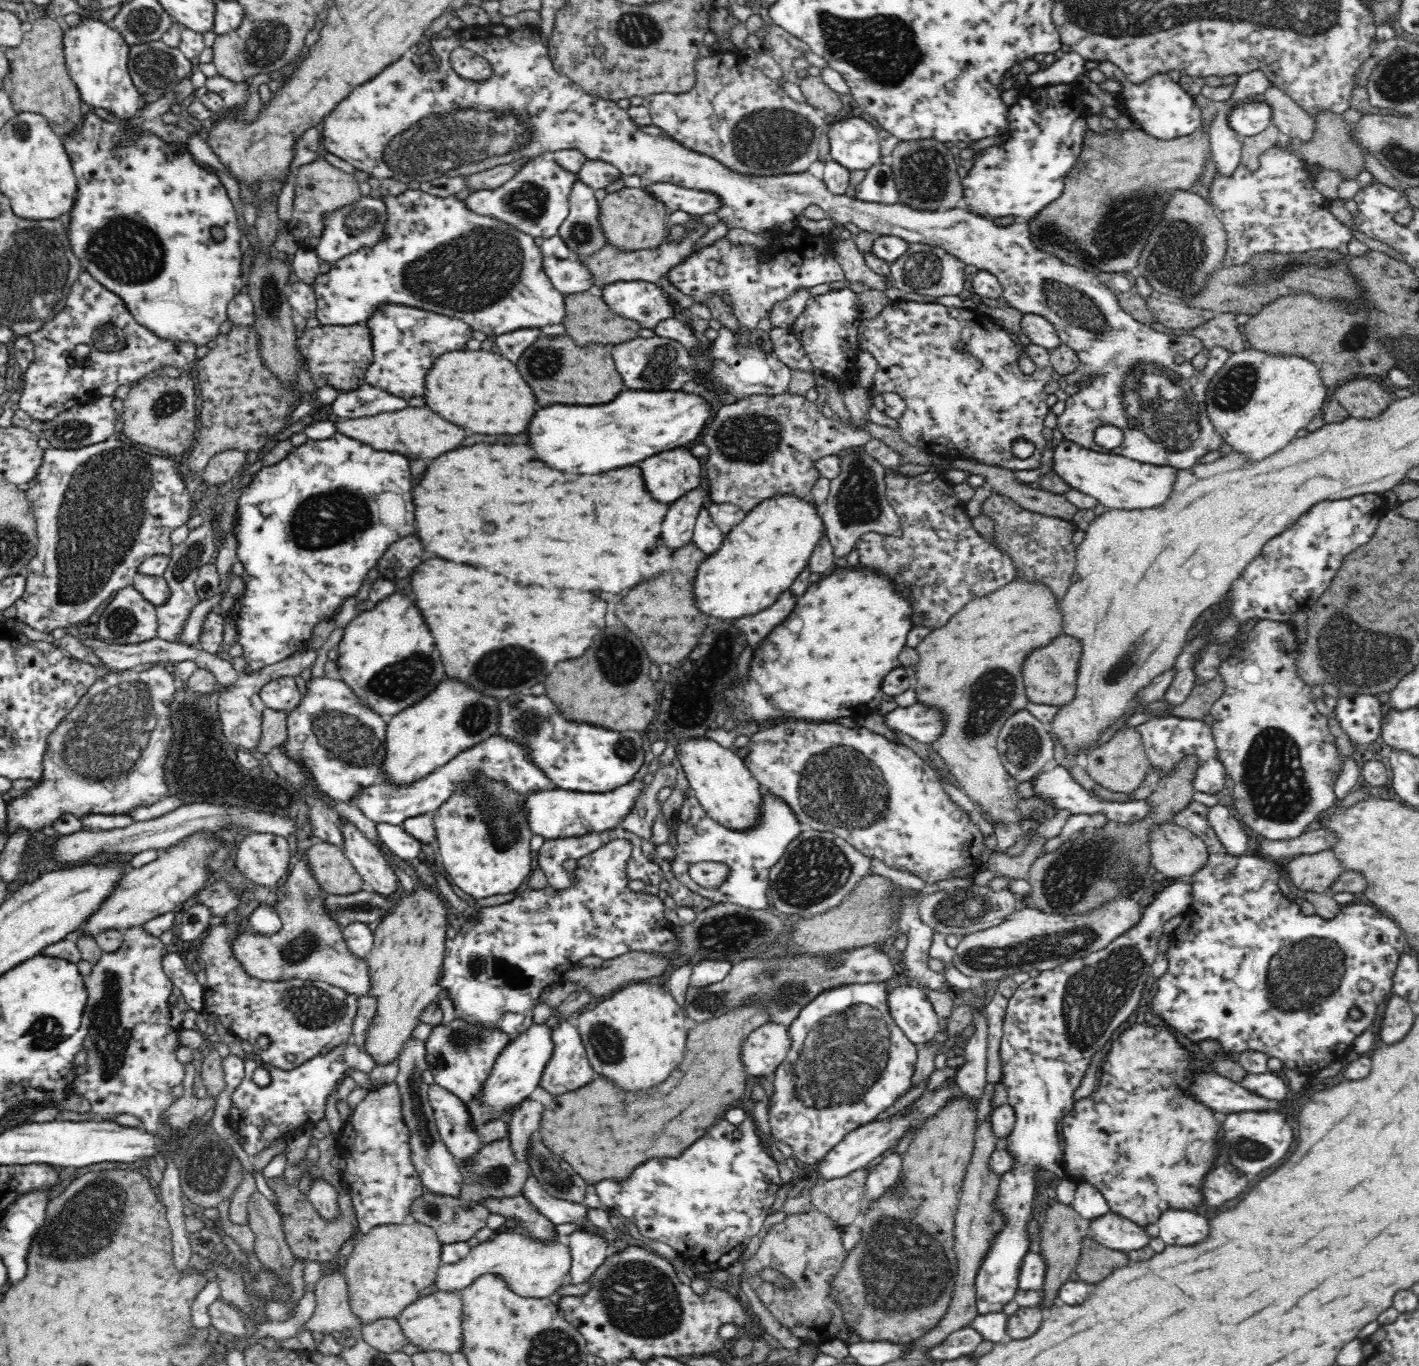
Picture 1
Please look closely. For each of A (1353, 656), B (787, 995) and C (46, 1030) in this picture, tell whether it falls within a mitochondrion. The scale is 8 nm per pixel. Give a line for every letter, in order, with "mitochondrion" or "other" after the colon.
A: mitochondrion
B: mitochondrion
C: mitochondrion

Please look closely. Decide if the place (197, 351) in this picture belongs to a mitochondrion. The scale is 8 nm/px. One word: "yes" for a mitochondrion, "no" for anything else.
no

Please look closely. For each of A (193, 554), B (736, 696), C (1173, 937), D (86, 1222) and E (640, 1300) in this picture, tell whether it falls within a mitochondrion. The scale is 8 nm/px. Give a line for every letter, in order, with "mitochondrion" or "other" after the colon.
A: mitochondrion
B: mitochondrion
C: other
D: mitochondrion
E: mitochondrion

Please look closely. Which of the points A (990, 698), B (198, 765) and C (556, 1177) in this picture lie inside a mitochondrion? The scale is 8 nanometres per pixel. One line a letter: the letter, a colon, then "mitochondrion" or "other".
A: mitochondrion
B: mitochondrion
C: mitochondrion

